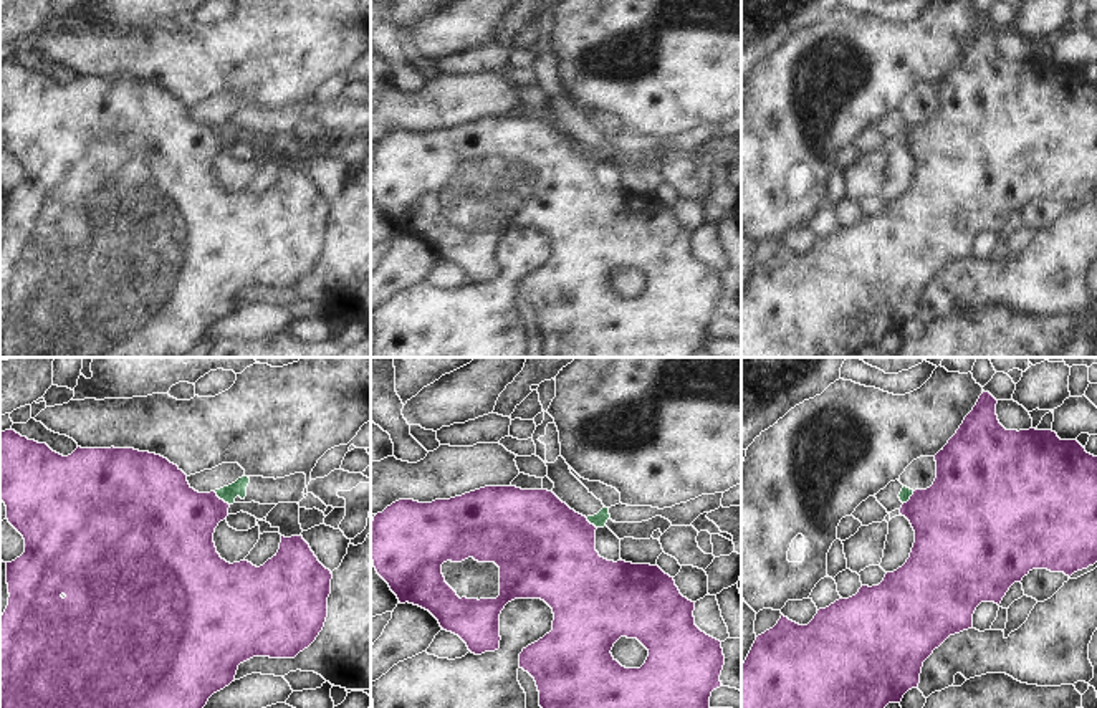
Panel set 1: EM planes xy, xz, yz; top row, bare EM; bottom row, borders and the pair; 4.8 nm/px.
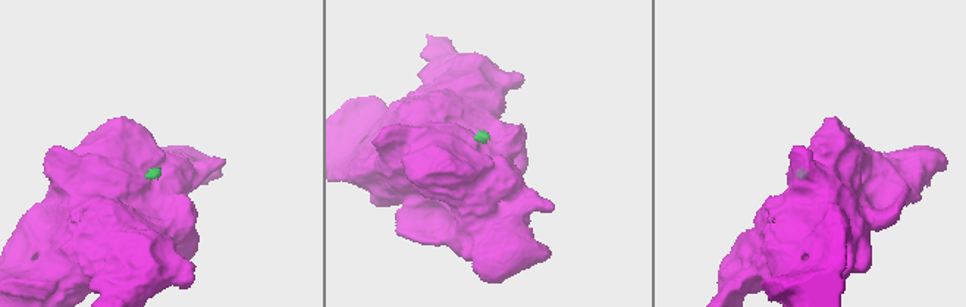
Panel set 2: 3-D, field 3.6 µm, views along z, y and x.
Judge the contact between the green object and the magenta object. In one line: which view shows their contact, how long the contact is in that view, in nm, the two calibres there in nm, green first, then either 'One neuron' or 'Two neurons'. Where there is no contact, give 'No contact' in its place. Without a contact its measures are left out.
Touches green in xy. Shared border 100 nm. Thickness 80 nm (green) against 360 nm. Two neurons

